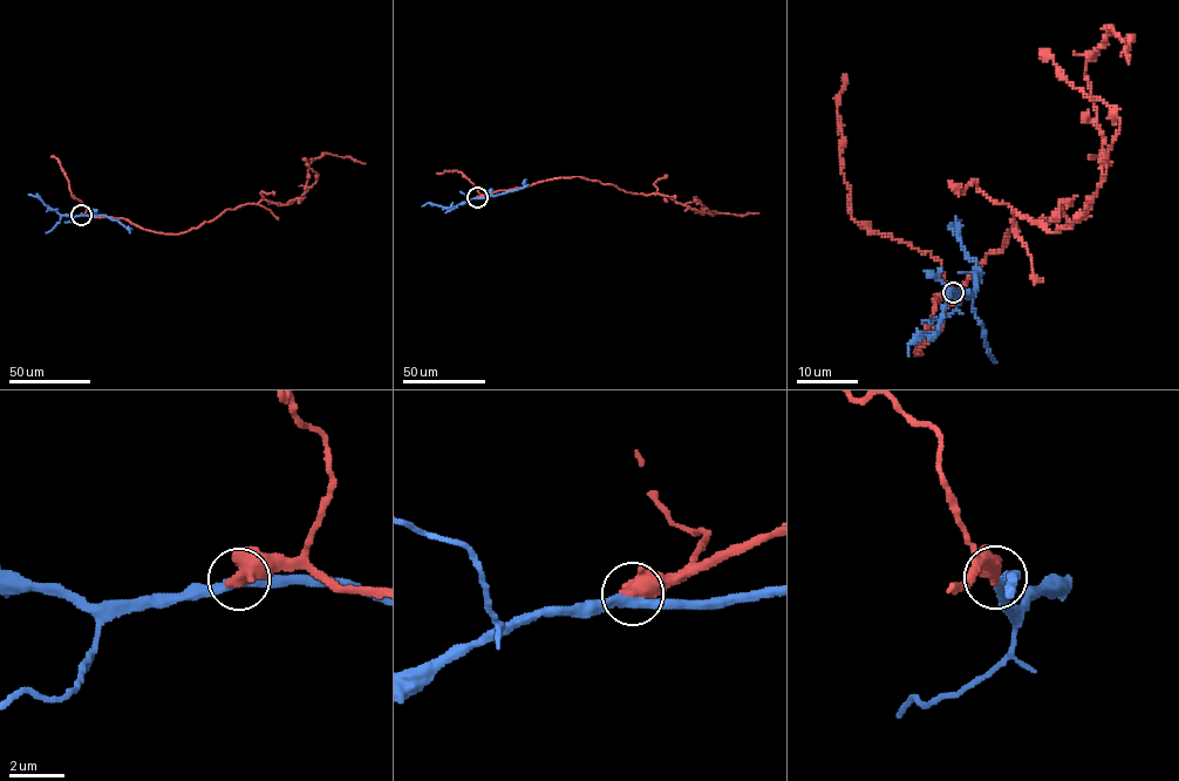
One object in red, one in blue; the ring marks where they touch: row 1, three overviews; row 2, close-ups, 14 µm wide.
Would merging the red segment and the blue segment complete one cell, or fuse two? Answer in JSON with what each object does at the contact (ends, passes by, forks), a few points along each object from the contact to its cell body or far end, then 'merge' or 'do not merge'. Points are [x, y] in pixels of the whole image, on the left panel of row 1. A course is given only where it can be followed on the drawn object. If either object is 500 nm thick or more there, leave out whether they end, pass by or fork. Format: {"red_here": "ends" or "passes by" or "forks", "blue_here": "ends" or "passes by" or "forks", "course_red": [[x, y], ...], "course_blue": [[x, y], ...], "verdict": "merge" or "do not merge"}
{"course_red": [[81, 215], [179, 233], [243, 204], [261, 199], [290, 204], [305, 191], [308, 164], [326, 153], [366, 163]], "course_blue": [[81, 215], [61, 215], [28, 194]], "verdict": "do not merge"}

